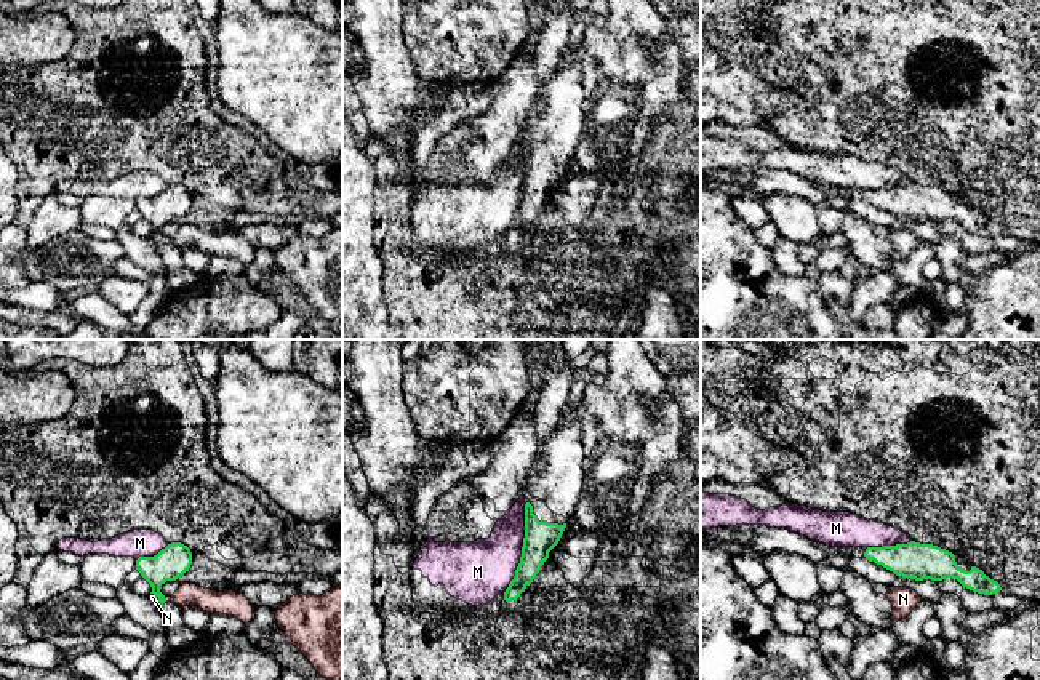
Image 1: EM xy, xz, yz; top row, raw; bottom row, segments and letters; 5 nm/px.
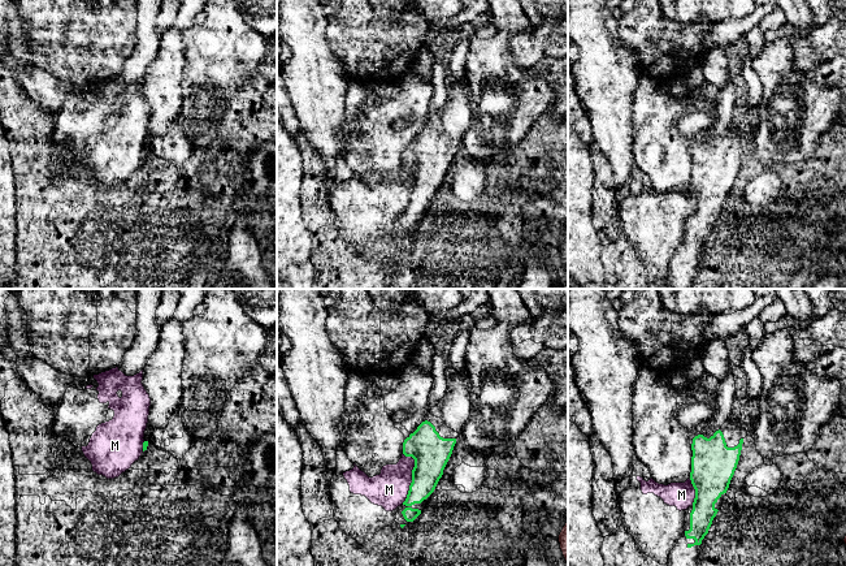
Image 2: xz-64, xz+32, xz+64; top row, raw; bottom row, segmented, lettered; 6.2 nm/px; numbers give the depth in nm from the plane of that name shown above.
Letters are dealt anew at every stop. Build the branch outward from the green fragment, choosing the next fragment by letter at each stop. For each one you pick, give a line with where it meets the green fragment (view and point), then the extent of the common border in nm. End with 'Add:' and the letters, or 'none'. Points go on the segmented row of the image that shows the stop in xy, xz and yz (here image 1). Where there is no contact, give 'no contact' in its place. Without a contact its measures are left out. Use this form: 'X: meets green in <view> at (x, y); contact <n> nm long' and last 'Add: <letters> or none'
Add: none

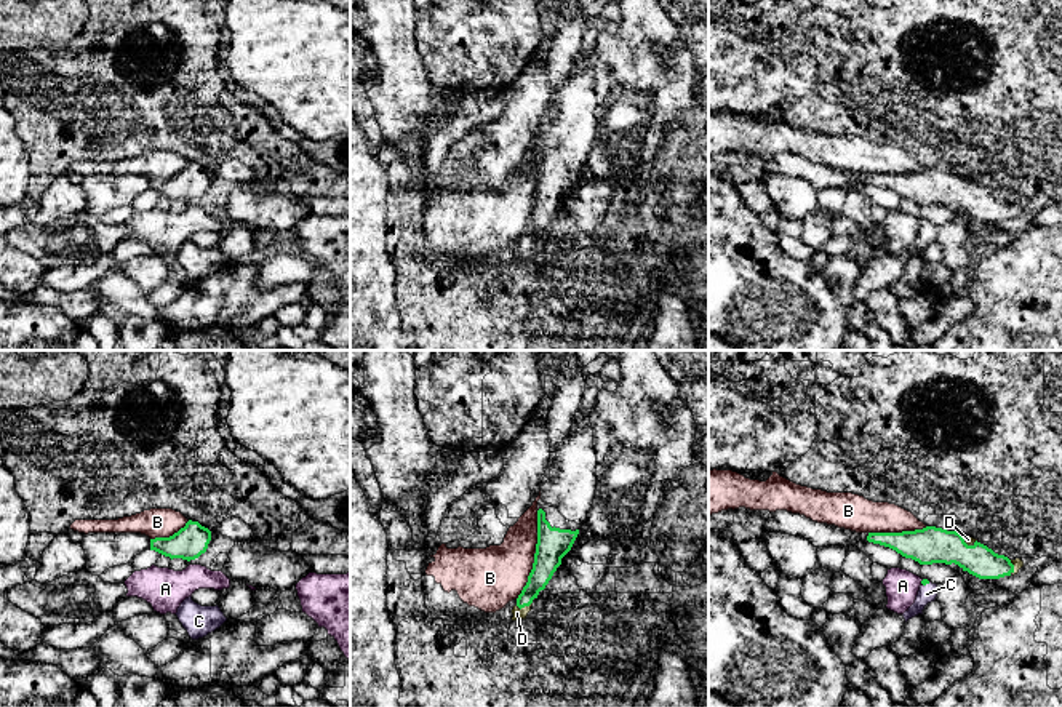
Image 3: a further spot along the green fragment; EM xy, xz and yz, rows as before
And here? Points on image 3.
C: meets green in yz at (925, 584); contact 50 nm long
D: meets green in xz at (523, 607); contact 90 nm long
Add: C, D

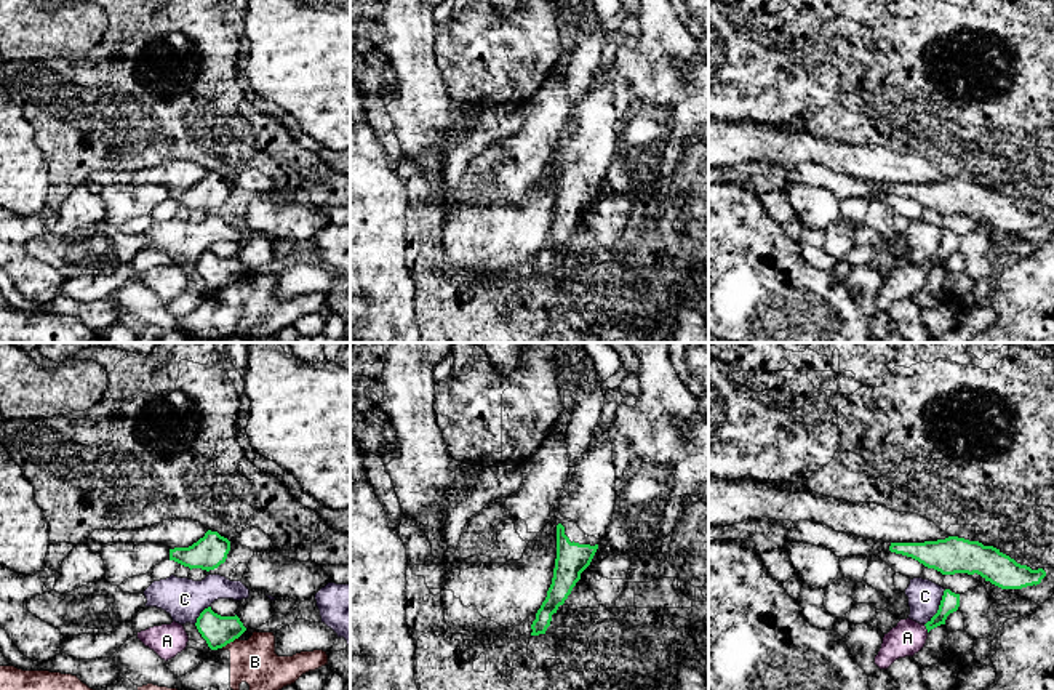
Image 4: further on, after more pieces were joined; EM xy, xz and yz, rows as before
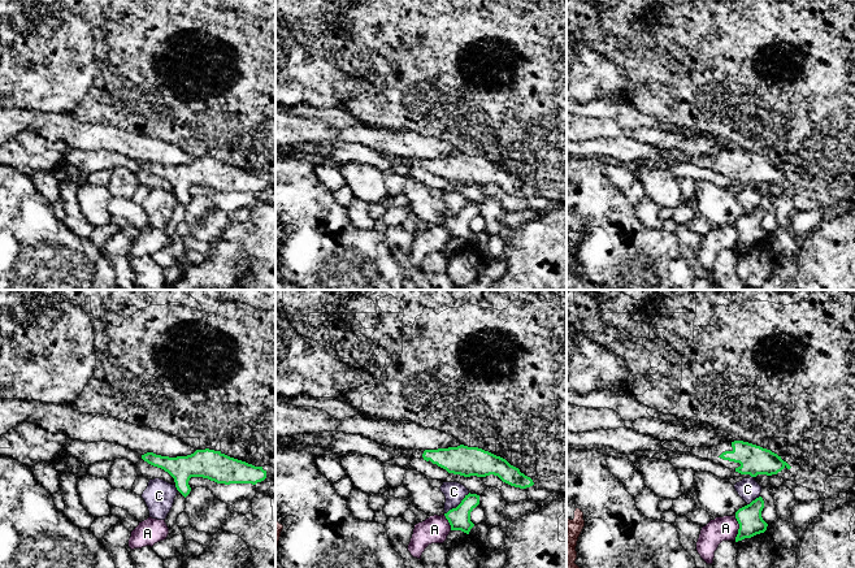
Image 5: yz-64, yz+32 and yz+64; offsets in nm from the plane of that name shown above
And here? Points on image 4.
Add: none

